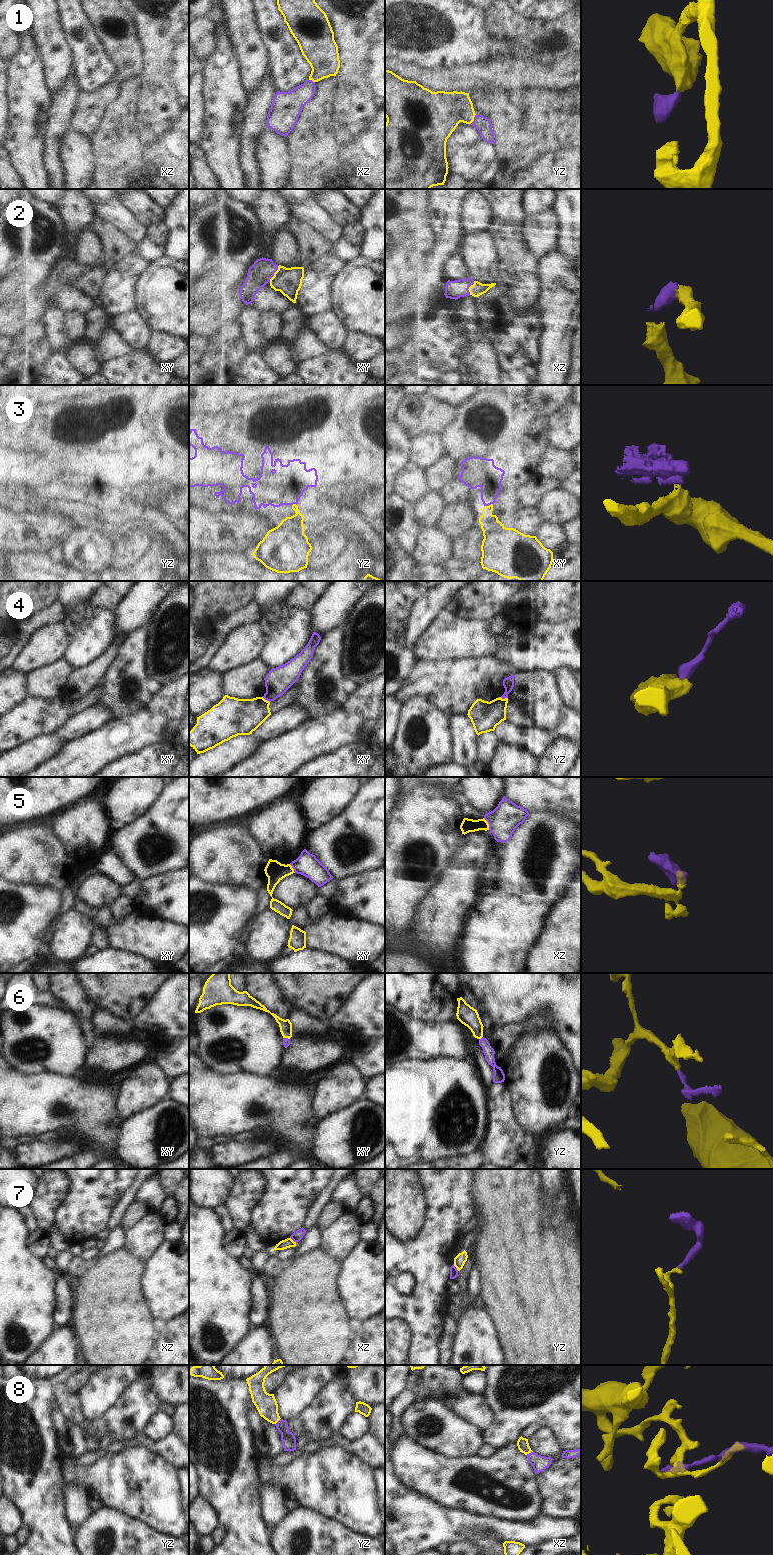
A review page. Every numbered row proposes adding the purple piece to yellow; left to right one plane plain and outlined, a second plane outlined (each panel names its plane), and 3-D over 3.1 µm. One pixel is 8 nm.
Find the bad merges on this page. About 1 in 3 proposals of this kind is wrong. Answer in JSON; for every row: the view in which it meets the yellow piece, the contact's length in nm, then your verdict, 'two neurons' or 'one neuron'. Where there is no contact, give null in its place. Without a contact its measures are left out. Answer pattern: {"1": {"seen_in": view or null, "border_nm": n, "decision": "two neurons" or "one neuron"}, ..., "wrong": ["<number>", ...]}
{"1": {"seen_in": "yz", "border_nm": 80, "decision": "one neuron"}, "2": {"seen_in": "xy", "border_nm": 140, "decision": "one neuron"}, "3": {"seen_in": "xy", "border_nm": 80, "decision": "two neurons"}, "4": {"seen_in": "xy", "border_nm": 80, "decision": "two neurons"}, "5": {"seen_in": "xz", "border_nm": 110, "decision": "one neuron"}, "6": {"seen_in": "yz", "border_nm": 40, "decision": "one neuron"}, "7": {"seen_in": "xz", "border_nm": 80, "decision": "two neurons"}, "8": {"seen_in": "xz", "border_nm": 60, "decision": "one neuron"}, "wrong": ["3", "4", "7"]}

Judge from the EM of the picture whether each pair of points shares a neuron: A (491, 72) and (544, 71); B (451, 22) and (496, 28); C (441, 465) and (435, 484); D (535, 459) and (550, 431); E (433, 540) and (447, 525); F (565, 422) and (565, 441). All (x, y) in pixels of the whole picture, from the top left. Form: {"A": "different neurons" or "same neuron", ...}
{"A": "same neuron", "B": "different neurons", "C": "same neuron", "D": "different neurons", "E": "different neurons", "F": "same neuron"}

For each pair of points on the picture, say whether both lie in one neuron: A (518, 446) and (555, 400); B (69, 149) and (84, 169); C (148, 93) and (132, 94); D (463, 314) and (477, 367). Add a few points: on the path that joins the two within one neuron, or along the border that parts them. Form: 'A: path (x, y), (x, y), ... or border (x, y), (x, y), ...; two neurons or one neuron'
A: border (530, 397), (541, 423); two neurons
B: path (74, 154), (79, 164); one neuron
C: border (140, 76), (141, 83), (135, 117); two neurons
D: path (471, 327), (477, 336), (477, 354); one neuron

